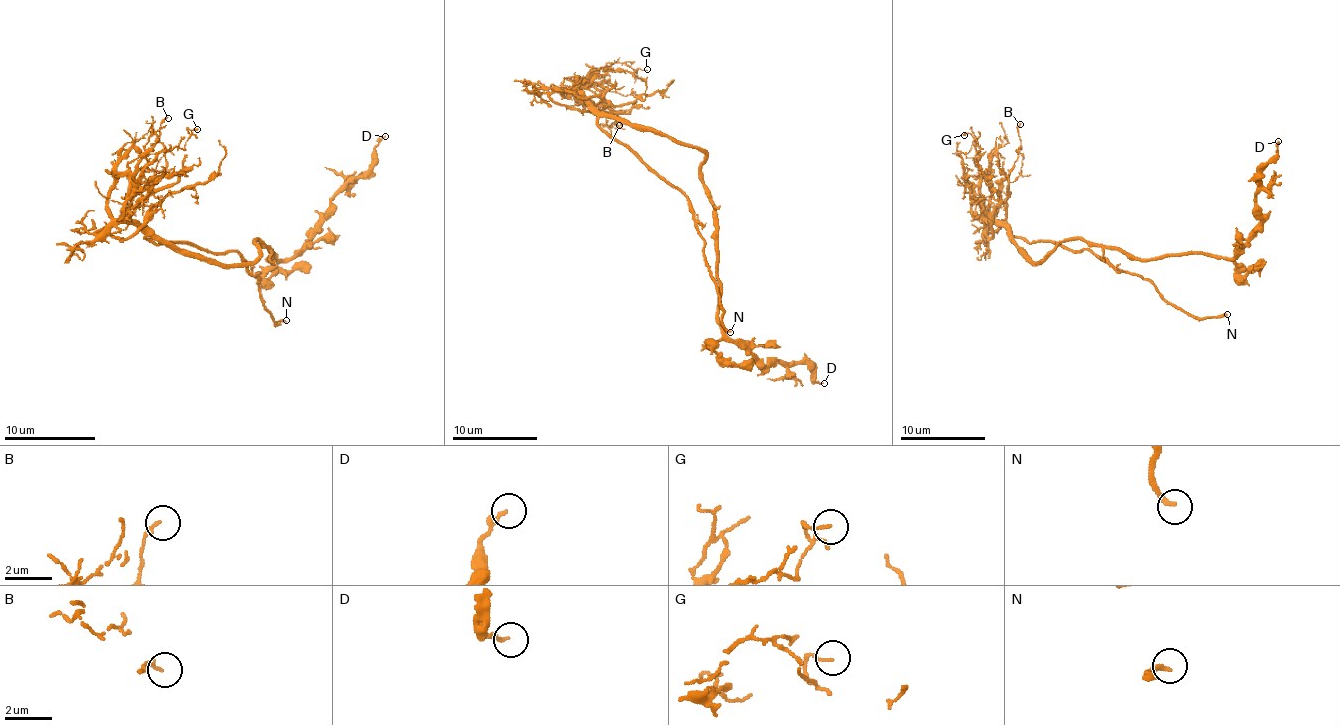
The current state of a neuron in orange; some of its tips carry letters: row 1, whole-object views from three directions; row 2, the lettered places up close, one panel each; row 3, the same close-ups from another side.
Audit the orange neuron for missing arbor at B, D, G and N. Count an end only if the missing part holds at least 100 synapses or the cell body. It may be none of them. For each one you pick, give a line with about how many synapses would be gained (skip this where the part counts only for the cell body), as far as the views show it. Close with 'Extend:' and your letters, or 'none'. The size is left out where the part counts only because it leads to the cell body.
Extend: N

